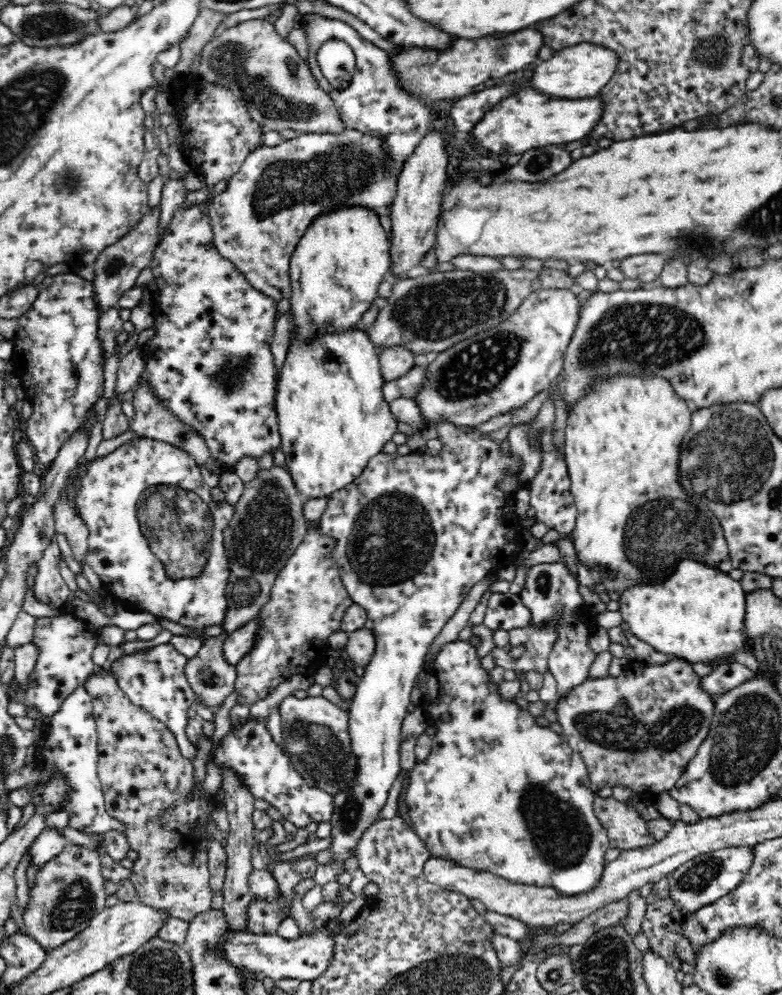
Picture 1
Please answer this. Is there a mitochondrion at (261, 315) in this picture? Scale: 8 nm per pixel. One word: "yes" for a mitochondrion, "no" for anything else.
no

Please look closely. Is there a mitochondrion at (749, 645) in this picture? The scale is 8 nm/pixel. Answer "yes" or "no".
no

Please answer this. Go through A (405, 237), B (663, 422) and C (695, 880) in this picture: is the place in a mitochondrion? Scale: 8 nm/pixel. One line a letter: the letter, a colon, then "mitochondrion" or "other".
A: other
B: other
C: mitochondrion

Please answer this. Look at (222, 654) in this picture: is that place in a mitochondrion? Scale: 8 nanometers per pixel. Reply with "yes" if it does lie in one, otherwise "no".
no

